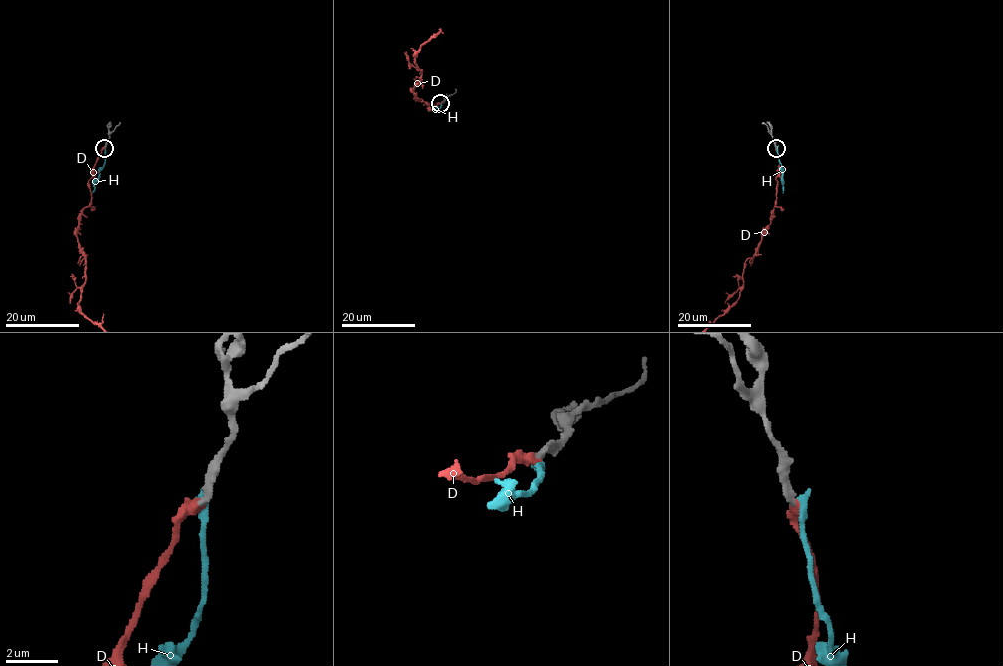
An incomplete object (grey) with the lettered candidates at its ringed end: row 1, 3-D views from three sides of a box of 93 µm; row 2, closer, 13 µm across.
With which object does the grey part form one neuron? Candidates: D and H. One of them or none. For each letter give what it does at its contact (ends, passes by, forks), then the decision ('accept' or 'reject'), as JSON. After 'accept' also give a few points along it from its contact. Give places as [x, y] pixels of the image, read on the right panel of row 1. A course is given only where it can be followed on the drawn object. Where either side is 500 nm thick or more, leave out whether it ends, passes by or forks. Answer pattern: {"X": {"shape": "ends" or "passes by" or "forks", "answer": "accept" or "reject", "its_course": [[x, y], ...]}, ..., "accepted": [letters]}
{"D": {"shape": "ends", "answer": "accept"}, "H": {"shape": "ends", "answer": "reject"}, "accepted": ["D"]}

